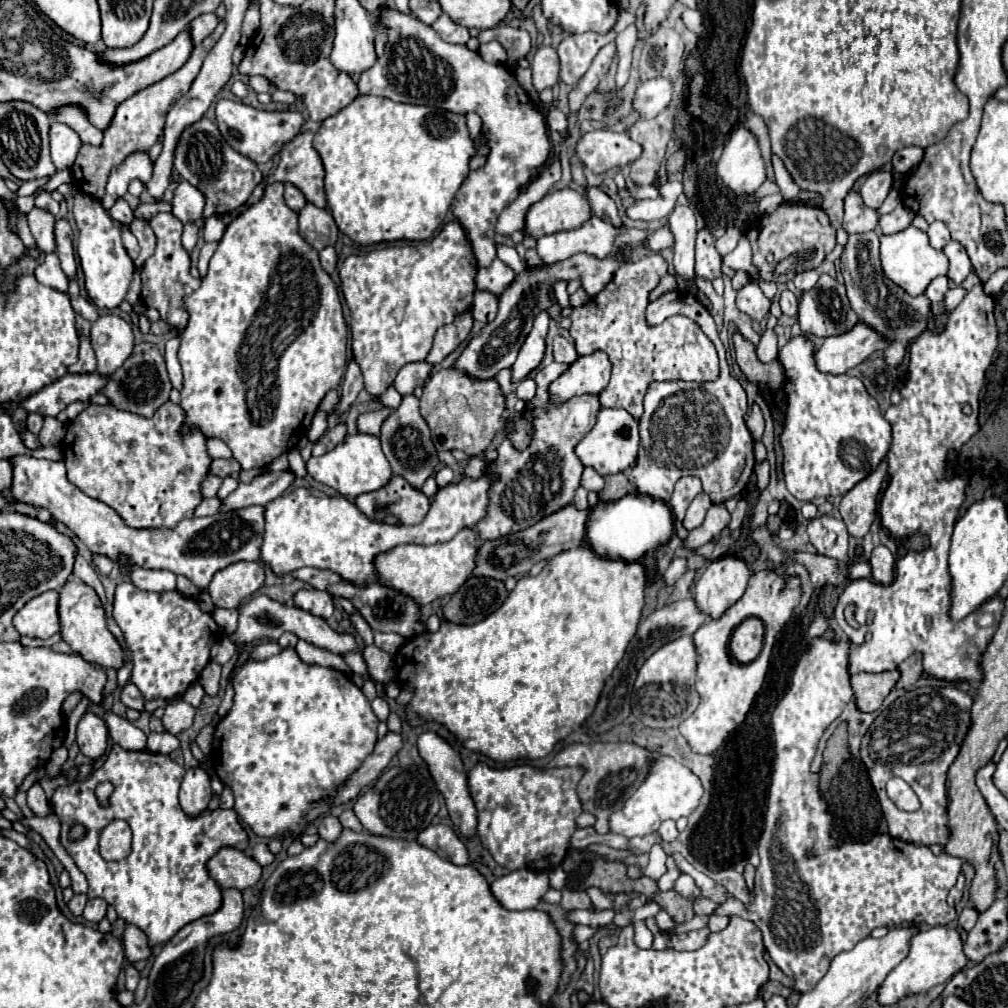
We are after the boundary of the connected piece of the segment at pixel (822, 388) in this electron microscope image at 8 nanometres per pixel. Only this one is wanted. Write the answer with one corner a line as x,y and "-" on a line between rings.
791,338
779,348
777,360
785,372
783,392
787,396
787,412
781,448
789,492
801,502
847,494
885,458
891,444
891,426
883,418
877,400
865,390
859,378
847,374
835,376
817,368
811,338

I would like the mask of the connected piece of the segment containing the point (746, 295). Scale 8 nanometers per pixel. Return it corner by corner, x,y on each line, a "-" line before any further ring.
747,284
741,288
741,294
737,296
737,306
741,312
749,314
753,320
761,320
769,312
769,298
753,284

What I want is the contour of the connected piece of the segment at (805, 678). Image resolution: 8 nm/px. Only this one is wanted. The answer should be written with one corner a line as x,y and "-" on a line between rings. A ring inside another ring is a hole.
813,638
811,642
811,648
801,656
799,664
795,666
795,672
793,672
793,678
791,678
791,688
789,692
781,698
781,702
777,704
775,712
773,712
773,736
775,736
775,762
773,762
773,776
771,776
771,786
769,786
769,798
767,798
767,814
765,814
765,826
763,826
763,832
761,832
761,838
759,838
759,856
761,856
761,864
757,868
757,874
755,874
755,898
751,904
741,904
737,902
735,898
727,900
719,910
717,914
725,914
725,916
741,916
745,920
751,920
763,934
763,944
765,944
765,950
769,952
769,956
773,958
773,962
783,970
785,976
793,978
795,980
795,990
799,990
801,994
803,992
809,992
817,986
817,978
823,978
827,974
827,968
831,964
831,960
843,952
843,950
851,950
859,940
867,938
871,934
873,928
879,928
879,926
899,926
903,922
909,922
909,924
929,924
929,926
939,926
939,924
949,924
955,920
955,908
951,908
947,904
947,892
955,886
957,882
957,876
961,872
961,864
963,860
961,858
953,858
949,854
941,854
941,856
935,856
927,846
923,844
915,844
915,842
903,842
899,838
893,838
889,834
875,834
871,836
869,840
859,840
859,838
833,838
833,814
829,812
829,804
825,802
823,794
821,794
821,788
819,788
819,774
813,774
809,770
809,764
811,760
815,758
815,752
817,752
817,746
819,746
819,738
823,736
825,728
843,712
843,708
849,704
849,700
853,698
853,690
849,686
849,672
847,672
847,656
849,656
849,644
845,642
839,642
839,640
825,640
825,638
-
807,852
813,852
813,858
807,856

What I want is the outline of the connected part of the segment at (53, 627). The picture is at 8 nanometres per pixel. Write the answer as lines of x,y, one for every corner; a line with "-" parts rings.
43,592
43,596
37,596
29,600
13,618
13,626
19,634
31,636
31,638
49,638
55,632
61,632
61,620
59,620
59,592

